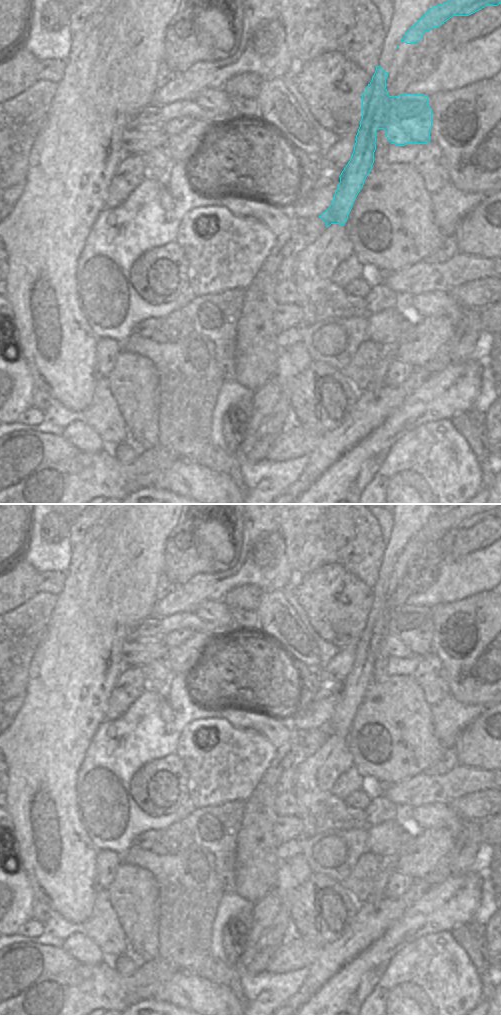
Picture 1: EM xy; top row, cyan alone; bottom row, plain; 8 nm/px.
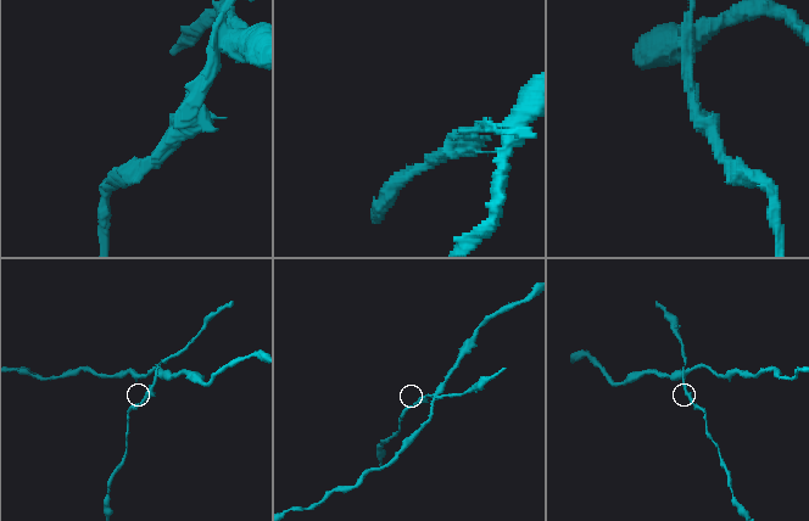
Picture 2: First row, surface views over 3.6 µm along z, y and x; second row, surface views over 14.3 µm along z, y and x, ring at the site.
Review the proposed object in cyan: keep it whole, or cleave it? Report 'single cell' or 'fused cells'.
fused cells

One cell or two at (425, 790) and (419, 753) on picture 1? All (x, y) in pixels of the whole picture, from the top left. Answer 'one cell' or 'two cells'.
two cells

